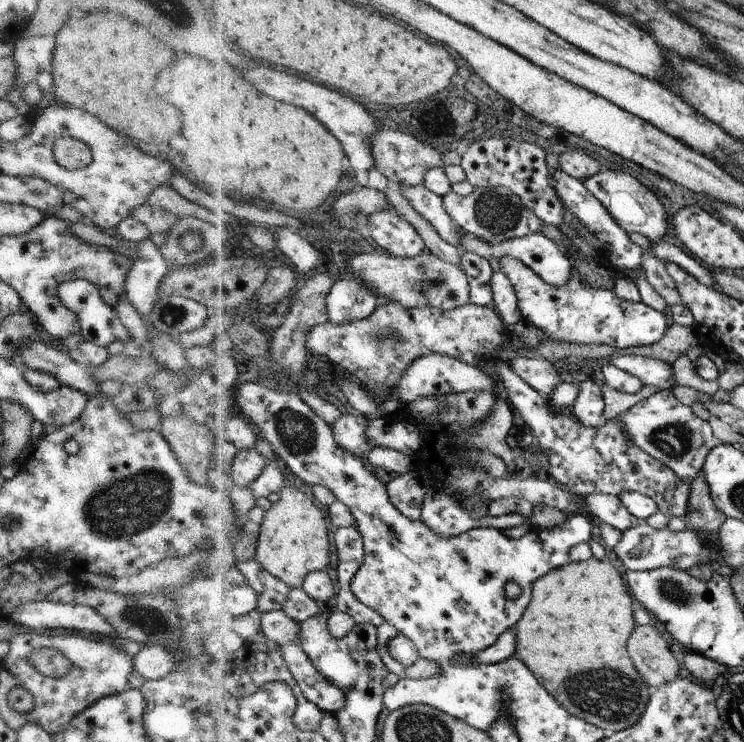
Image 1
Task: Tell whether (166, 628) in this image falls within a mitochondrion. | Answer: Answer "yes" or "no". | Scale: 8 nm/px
yes

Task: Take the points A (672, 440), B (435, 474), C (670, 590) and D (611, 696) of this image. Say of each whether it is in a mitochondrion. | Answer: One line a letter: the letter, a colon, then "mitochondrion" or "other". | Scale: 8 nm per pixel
A: mitochondrion
B: other
C: mitochondrion
D: mitochondrion

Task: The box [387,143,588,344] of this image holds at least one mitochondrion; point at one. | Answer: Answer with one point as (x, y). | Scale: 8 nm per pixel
(497, 213)

